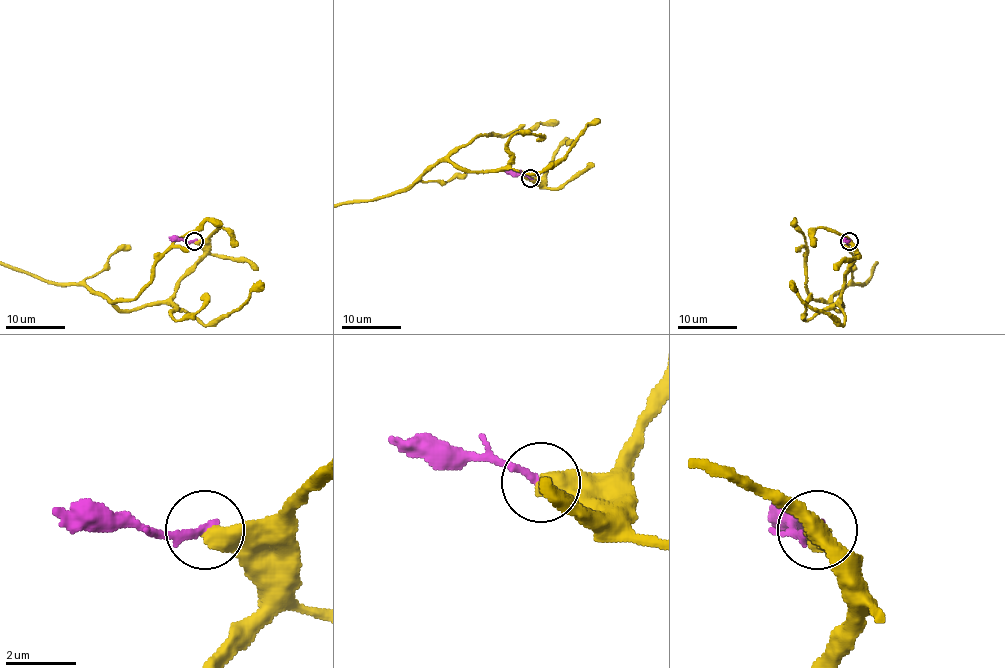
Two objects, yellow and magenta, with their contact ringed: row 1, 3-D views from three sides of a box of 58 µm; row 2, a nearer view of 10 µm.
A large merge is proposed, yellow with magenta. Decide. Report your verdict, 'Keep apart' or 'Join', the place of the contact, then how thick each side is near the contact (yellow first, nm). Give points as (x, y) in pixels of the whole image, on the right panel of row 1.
Keep apart. Place: (849, 241). Thickness 550 nm (yellow) against 220 nm

